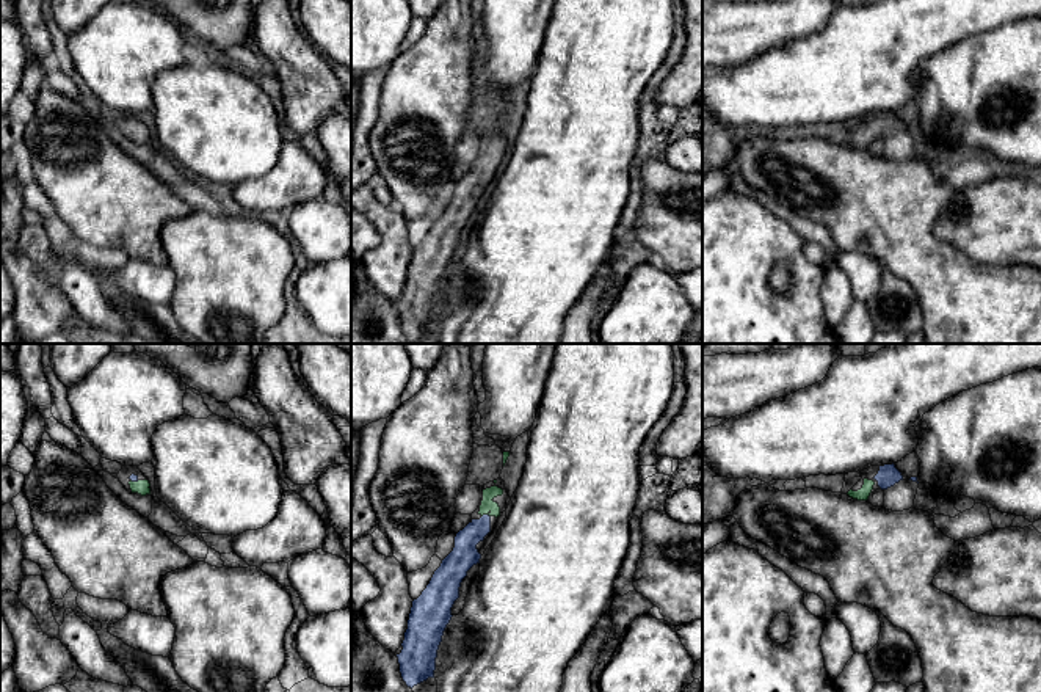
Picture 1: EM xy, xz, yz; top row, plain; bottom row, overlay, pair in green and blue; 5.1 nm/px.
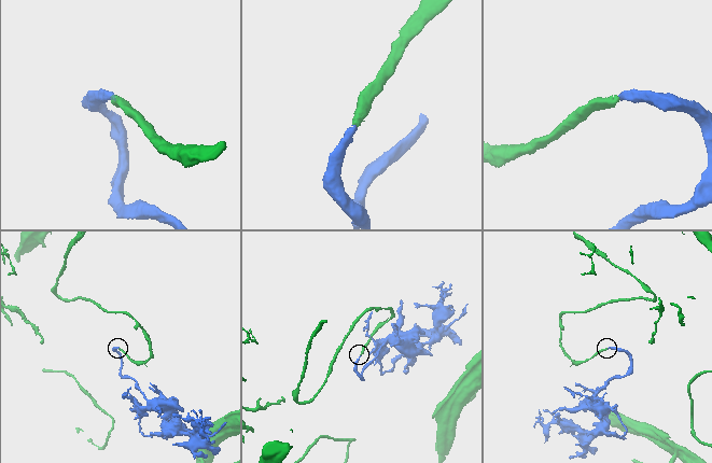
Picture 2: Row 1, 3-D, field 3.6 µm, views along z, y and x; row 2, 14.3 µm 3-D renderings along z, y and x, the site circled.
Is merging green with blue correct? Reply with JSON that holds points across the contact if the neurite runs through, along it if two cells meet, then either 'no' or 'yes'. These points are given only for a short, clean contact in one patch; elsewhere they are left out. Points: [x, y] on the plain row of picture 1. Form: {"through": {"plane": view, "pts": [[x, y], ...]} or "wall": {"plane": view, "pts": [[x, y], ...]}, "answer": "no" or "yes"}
{"through": {"plane": "xz", "pts": [[488, 152], [485, 162], [466, 189], [464, 203]]}, "answer": "yes"}

